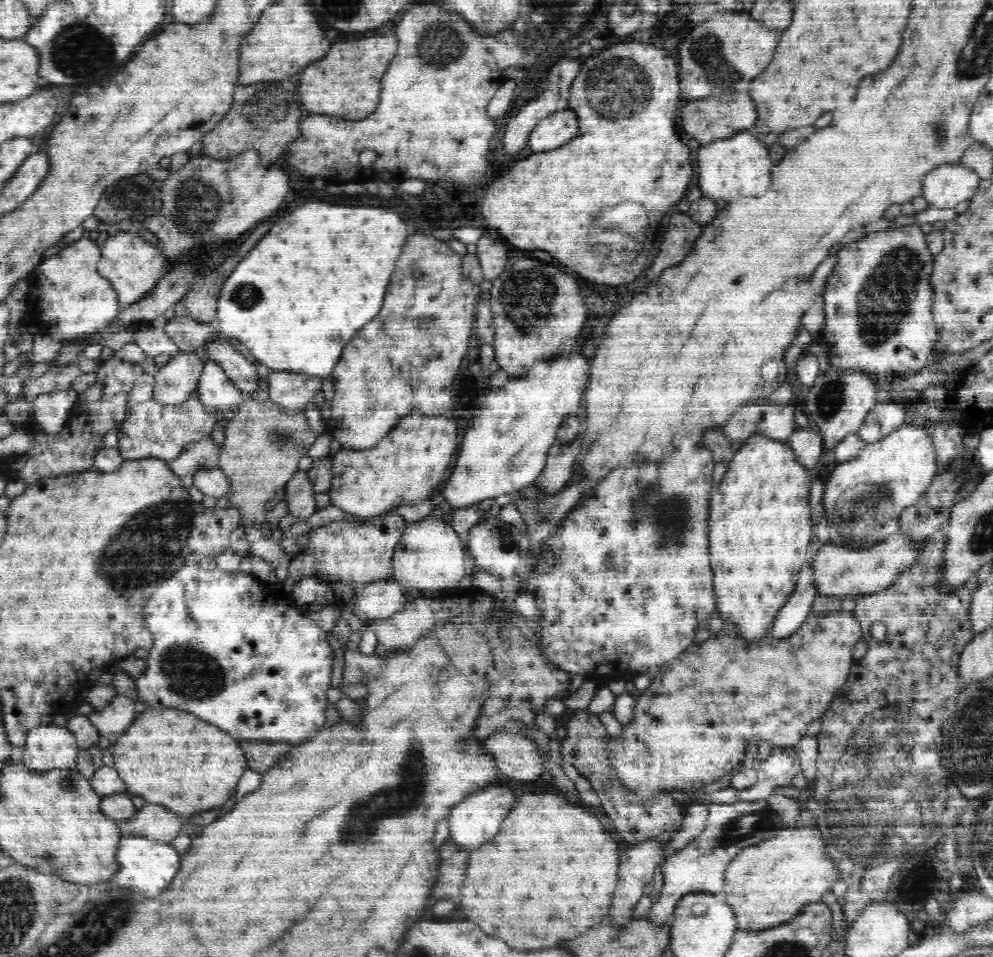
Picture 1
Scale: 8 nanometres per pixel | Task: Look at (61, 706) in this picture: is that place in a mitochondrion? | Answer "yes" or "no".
no

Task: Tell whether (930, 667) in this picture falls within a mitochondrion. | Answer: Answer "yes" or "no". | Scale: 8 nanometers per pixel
no

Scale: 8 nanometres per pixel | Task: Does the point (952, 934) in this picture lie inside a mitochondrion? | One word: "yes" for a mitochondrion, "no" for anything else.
no

